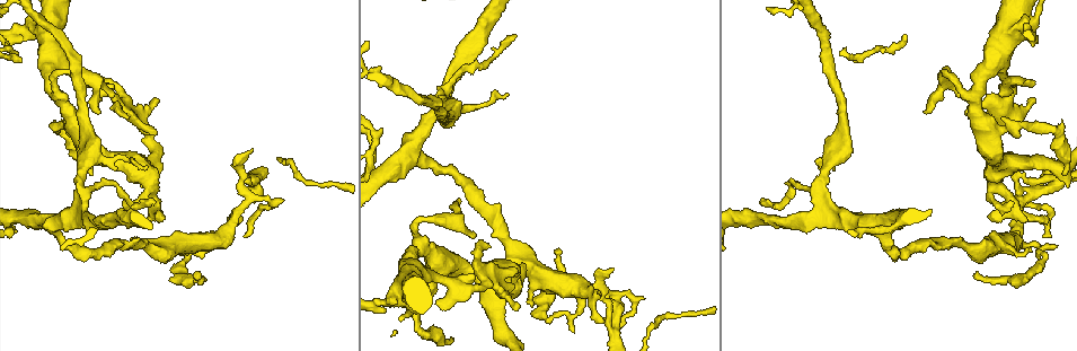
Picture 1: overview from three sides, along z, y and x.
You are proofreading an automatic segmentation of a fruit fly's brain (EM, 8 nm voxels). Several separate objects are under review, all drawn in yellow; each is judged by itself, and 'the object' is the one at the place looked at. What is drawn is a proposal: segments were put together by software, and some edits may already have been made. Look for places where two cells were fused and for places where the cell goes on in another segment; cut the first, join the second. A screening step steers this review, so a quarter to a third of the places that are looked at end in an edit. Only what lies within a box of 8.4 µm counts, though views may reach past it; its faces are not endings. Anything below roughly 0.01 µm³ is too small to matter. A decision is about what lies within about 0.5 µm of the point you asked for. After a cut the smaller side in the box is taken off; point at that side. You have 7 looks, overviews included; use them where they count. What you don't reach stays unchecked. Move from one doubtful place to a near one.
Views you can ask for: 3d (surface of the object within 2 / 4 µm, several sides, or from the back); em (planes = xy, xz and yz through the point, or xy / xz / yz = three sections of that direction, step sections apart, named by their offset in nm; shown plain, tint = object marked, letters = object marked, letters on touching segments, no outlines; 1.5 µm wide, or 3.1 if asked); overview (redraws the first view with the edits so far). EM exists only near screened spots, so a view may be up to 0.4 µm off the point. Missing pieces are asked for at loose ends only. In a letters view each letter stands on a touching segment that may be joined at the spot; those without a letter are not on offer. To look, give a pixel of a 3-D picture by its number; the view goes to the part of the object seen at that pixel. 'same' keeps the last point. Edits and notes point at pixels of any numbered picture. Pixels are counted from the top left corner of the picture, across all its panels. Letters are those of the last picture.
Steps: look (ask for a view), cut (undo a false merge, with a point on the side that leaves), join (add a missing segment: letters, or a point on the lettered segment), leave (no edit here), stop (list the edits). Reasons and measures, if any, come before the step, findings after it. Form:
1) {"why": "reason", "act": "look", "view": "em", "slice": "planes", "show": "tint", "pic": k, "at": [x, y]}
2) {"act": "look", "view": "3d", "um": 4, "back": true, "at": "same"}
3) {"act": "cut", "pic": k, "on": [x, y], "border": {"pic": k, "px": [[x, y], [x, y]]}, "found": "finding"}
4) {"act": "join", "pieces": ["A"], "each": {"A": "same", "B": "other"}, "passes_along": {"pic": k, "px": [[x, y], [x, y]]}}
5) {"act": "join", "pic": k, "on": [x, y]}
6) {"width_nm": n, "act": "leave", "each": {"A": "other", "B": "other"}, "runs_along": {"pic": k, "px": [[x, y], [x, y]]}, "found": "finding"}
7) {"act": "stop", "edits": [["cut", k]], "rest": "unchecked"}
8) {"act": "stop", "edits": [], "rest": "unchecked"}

{"why": "thin end", "act": "look", "view": "3d", "um": 4, "pic": 1, "at": [760, 201]}

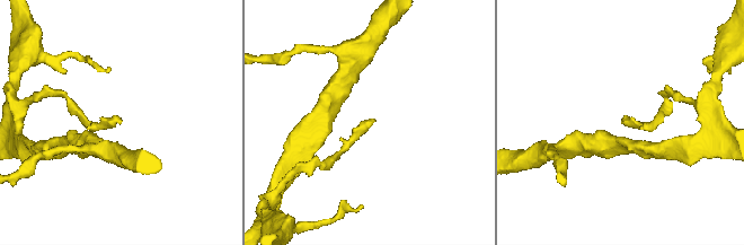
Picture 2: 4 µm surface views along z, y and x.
{"act": "look", "view": "em", "slice": "xy", "step": 8, "show": "letters", "pic": 2, "at": [621, 121]}

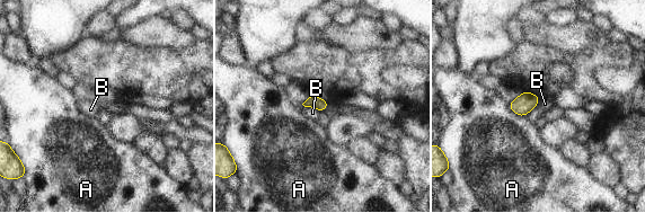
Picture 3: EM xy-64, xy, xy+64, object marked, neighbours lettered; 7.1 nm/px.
{"why": "cut it another way", "act": "look", "view": "em", "slice": "planes", "show": "letters", "at": "same"}

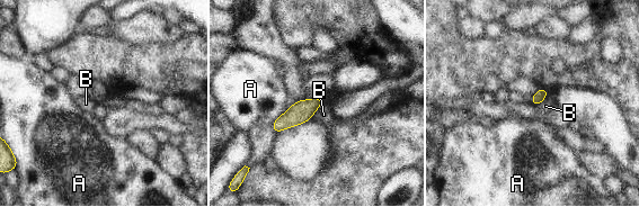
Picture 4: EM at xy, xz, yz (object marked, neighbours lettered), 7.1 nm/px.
{"act": "leave", "each": {"A": "other", "B": "other"}, "border": {"pic": 4, "px": [[325, 101], [310, 118]]}, "found": "no lettered segment goes on from it"}

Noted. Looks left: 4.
{"why": "free end", "act": "look", "view": "3d", "um": 4, "pic": 1, "at": [554, 252]}

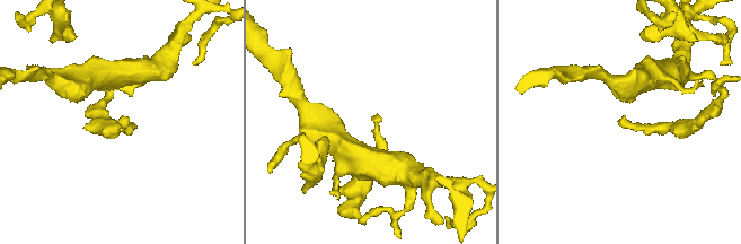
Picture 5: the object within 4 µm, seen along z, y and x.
{"act": "look", "view": "em", "slice": "planes", "show": "letters", "pic": 5, "at": [624, 116]}

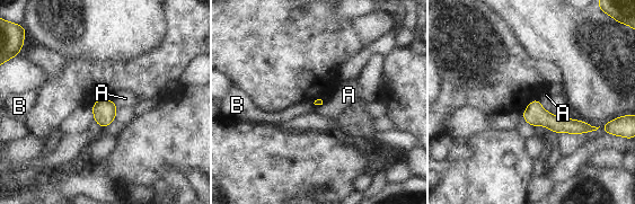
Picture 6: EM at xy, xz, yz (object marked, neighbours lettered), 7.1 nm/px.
{"longest_contact_nm": ["A", 70], "act": "leave", "each": {"A": "other", "B": "other"}, "border": {"pic": 6, "px": [[113, 100], [116, 108]]}, "found": "none of them fits"}

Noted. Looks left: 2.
{"why": "free end", "act": "look", "view": "em", "slice": "planes", "show": "letters", "pic": 1, "at": [1045, 237]}

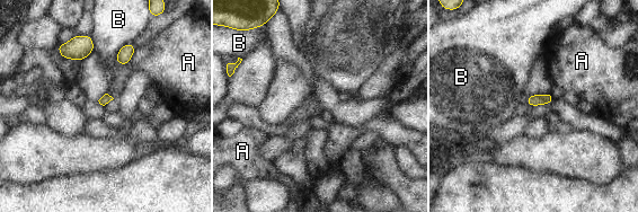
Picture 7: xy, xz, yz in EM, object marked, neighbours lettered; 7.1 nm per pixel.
{"width_nm": 70, "longest_contact_nm": ["B", 200], "act": "leave", "each": {"A": "other", "B": "other"}, "found": "no lettered segment goes on from it"}

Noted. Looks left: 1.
{"act": "stop", "edits": [], "rest": "unchecked"}

